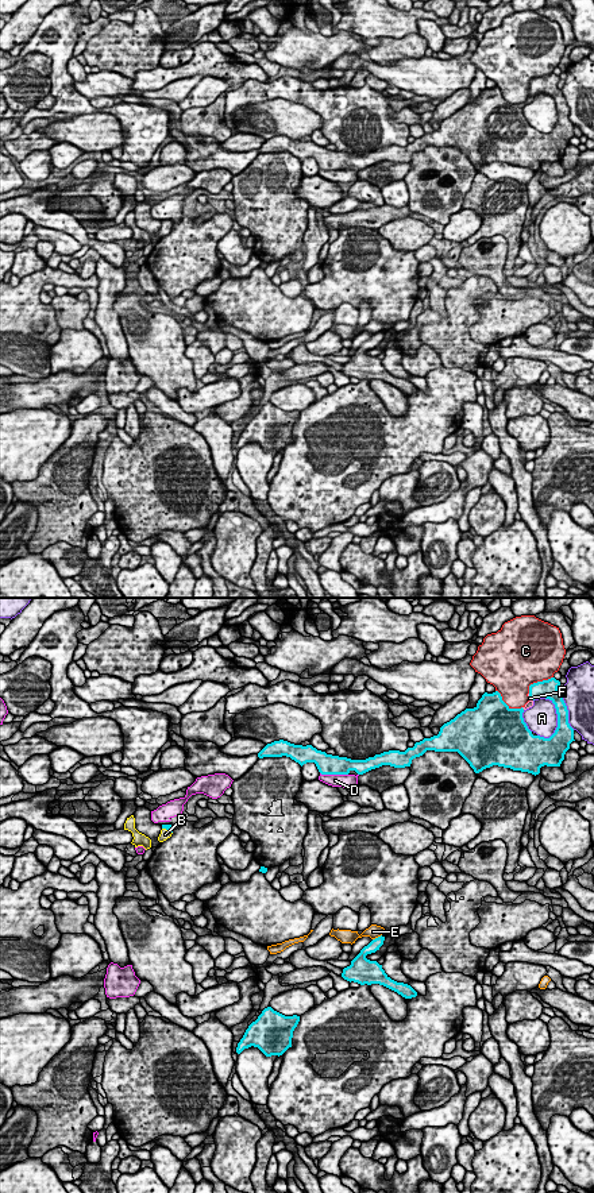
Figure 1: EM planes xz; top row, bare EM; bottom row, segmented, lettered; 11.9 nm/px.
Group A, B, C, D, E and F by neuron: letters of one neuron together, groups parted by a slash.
A / B F / C / D / E

